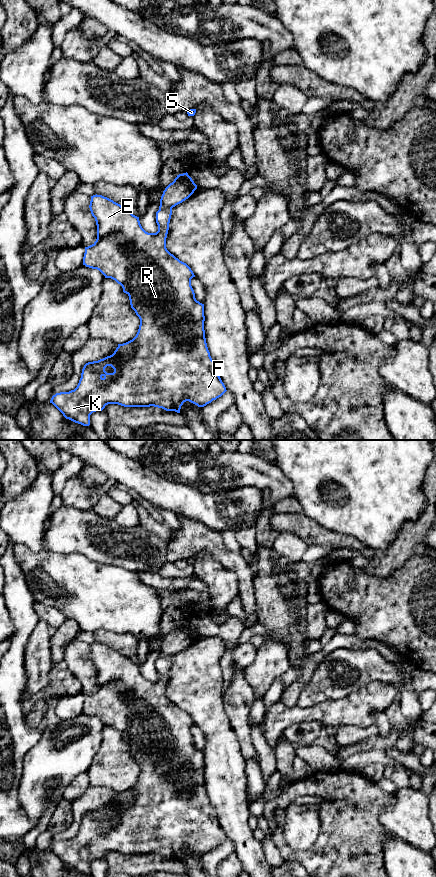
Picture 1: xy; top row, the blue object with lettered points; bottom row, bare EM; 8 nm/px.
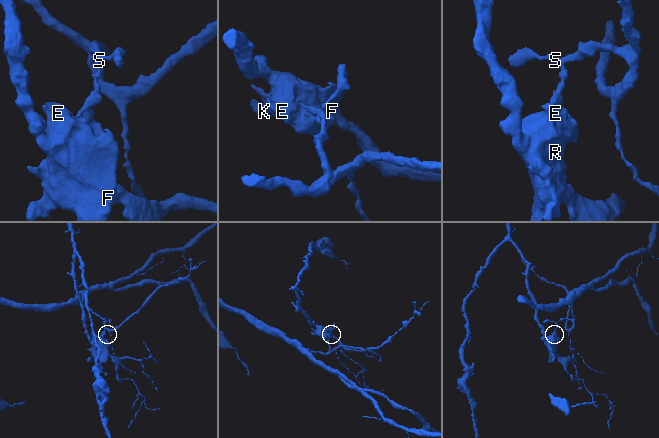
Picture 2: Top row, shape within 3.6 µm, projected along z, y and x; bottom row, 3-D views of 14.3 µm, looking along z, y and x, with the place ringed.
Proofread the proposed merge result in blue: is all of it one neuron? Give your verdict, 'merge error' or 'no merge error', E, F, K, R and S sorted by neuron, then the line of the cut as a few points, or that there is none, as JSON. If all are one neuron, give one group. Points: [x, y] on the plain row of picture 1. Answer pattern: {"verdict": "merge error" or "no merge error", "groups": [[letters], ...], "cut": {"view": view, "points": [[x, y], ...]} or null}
{"verdict": "merge error", "groups": [["E", "F", "K", "R"], ["S"]], "cut": {"view": "xy", "points": [[171, 655], [159, 657]]}}

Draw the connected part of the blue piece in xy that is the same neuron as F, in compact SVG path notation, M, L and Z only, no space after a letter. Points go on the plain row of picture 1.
M102 643L91 644L89 656L96 669L97 687L92 693L85 695L83 713L99 718L105 726L111 726L122 734L123 740L129 744L131 756L140 767L140 773L136 784L126 791L118 792L112 803L86 811L77 835L69 840L56 841L50 851L66 867L89 874L90 863L102 859L108 852L124 855L154 854L180 861L181 854L186 849L204 855L221 845L227 838L207 795L204 752L196 748L191 734L191 727L195 723L186 711L166 696L172 656L159 657L156 660L156 681L146 680L140 672L139 665Z

